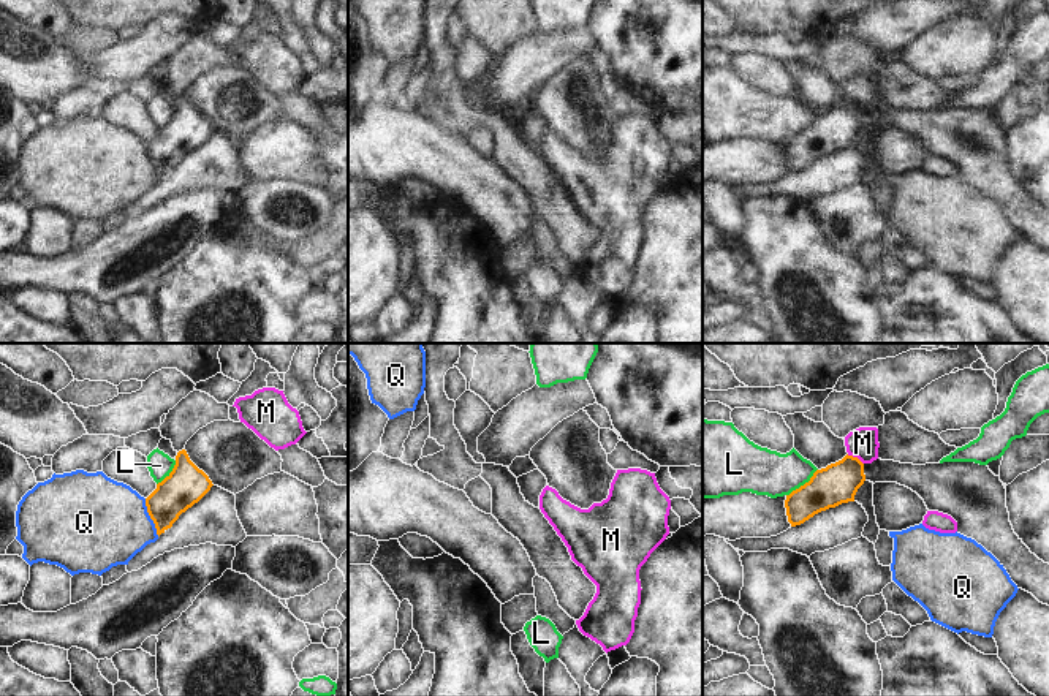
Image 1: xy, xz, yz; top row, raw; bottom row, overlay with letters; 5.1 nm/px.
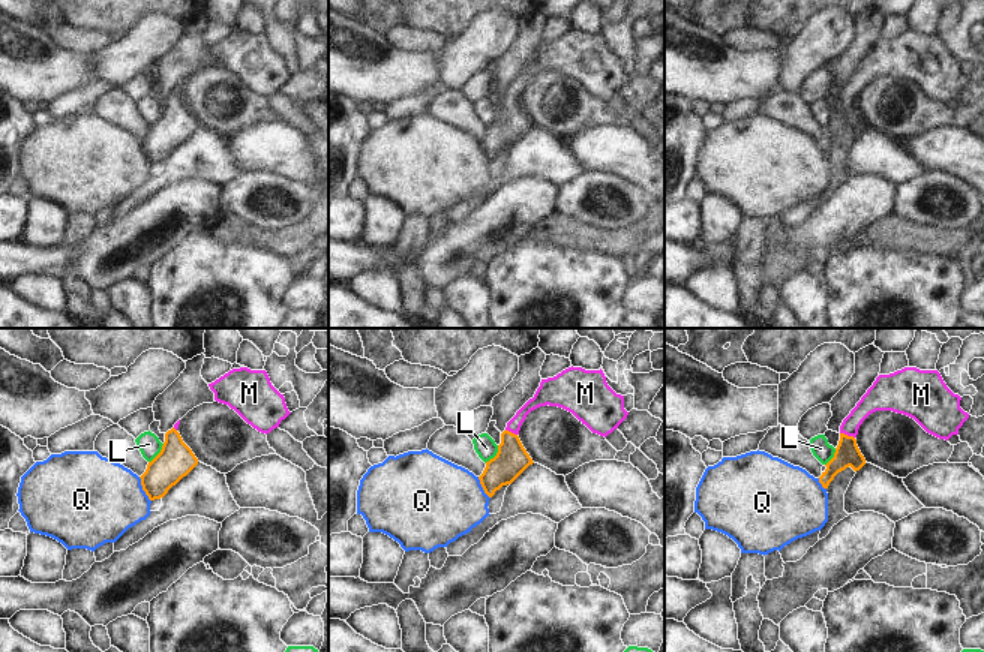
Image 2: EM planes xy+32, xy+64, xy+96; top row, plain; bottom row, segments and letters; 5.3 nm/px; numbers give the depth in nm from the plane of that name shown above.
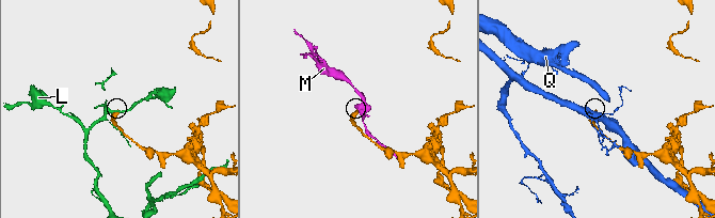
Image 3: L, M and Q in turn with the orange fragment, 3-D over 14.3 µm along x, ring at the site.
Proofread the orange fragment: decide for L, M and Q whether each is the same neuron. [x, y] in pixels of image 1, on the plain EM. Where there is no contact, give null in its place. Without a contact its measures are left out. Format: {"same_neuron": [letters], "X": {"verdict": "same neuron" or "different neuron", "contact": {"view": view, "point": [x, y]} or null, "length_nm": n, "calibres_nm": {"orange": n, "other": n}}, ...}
{"same_neuron": ["M"], "L": {"verdict": "different neuron", "contact": {"view": "yz", "point": [804, 130]}, "length_nm": 220, "calibres_nm": {"orange": 200, "other": 240}}, "M": {"verdict": "same neuron", "contact": {"view": "yz", "point": [855, 103]}, "length_nm": 100, "calibres_nm": {"orange": 200, "other": 160}}, "Q": {"verdict": "different neuron", "contact": {"view": "xy", "point": [151, 163]}, "length_nm": 200, "calibres_nm": {"orange": 200, "other": 440}}}

